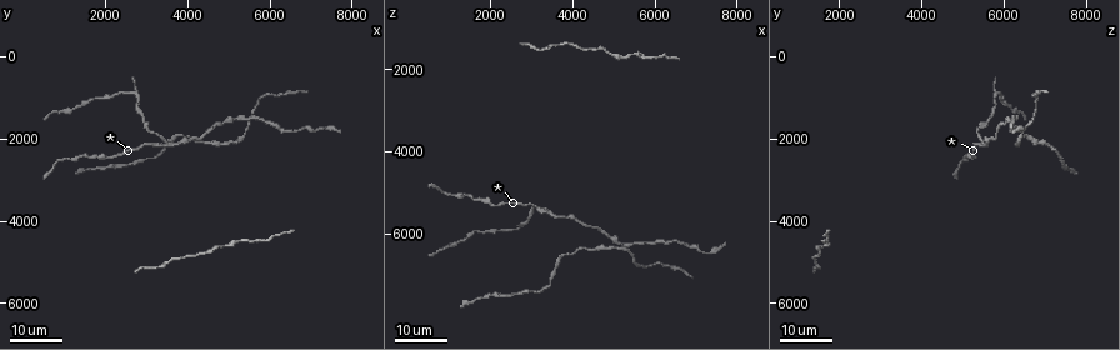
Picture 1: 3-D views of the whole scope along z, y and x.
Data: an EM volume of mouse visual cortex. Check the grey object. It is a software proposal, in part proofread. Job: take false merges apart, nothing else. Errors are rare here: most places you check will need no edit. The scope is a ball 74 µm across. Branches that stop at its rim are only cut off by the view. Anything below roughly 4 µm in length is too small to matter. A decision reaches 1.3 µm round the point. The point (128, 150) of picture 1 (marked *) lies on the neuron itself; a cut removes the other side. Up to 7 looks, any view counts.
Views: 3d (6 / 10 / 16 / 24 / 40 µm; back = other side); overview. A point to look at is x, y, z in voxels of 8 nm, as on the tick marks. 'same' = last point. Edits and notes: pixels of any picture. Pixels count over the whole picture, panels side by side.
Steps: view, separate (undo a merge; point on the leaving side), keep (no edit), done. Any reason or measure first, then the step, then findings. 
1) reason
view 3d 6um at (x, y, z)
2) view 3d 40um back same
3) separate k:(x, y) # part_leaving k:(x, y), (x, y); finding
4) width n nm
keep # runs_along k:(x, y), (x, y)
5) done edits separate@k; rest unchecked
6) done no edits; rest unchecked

three arms meet
view 3d 16um at (2650, 900, 5850)

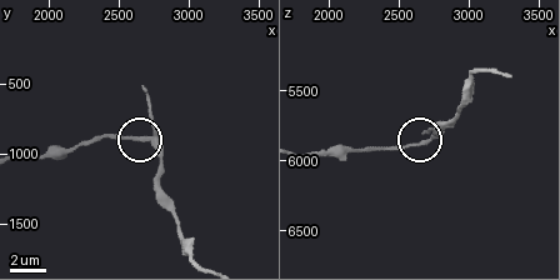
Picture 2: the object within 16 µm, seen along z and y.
view 3d 10um at (2680, 920, 5880)

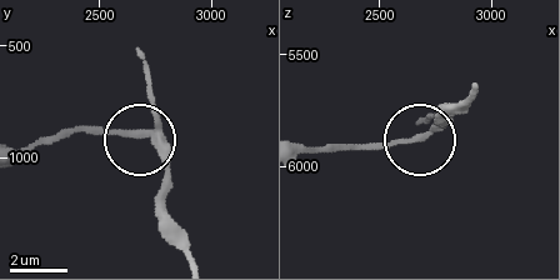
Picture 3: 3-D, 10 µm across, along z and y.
keep # runs_along 3:(478, 85), (415, 143), (345, 143); all the same neuron

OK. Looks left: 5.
view 3d 24um at (2000, 2400, 5150)

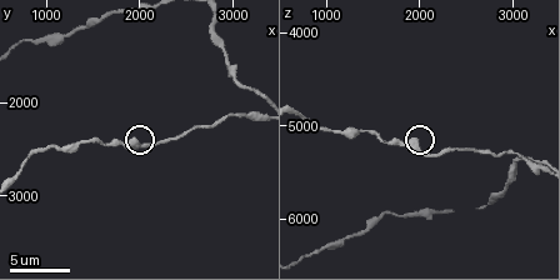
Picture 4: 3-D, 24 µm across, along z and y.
view 3d 10um at (2000, 2400, 5150)

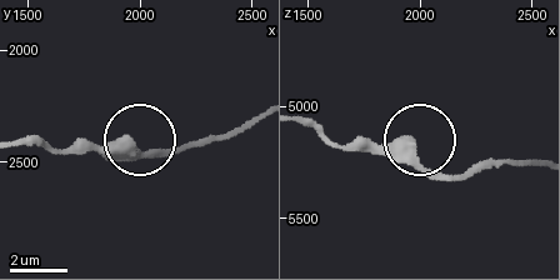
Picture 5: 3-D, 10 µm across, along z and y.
keep # runs_along 5:(539, 163), (495, 163), (445, 178), (410, 141), (326, 141); continuous, no second neuron

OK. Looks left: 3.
calibre changes
view 3d 6um at (3000, 1800, 5400)

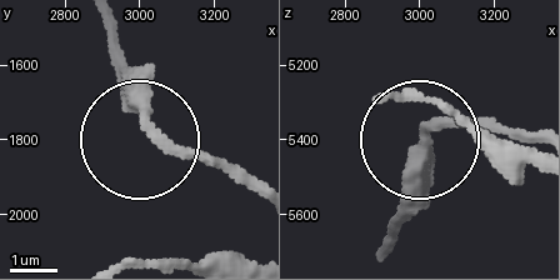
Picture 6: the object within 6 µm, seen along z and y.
keep # runs_along 6:(251, 190), (148, 138), (120, 34); one neuron here

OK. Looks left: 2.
calibre changes
view 3d 24um at (4500, 2050, 6350)

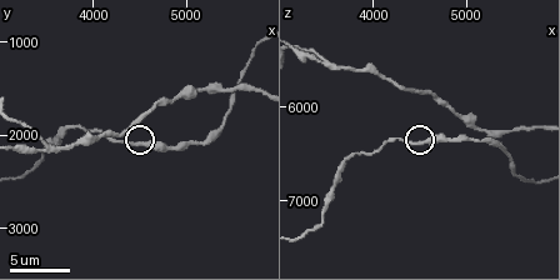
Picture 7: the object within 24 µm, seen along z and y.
view 3d 6um at (4500, 2100, 6400)

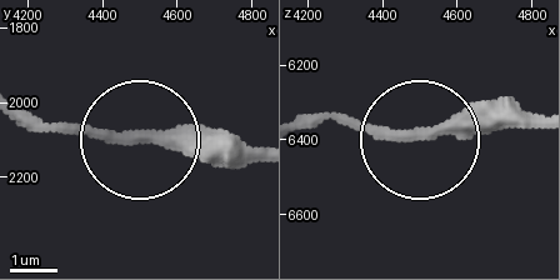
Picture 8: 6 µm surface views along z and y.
width 300 nm
keep # continuous, no second neuron

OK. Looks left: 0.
done no edits; rest unchecked

